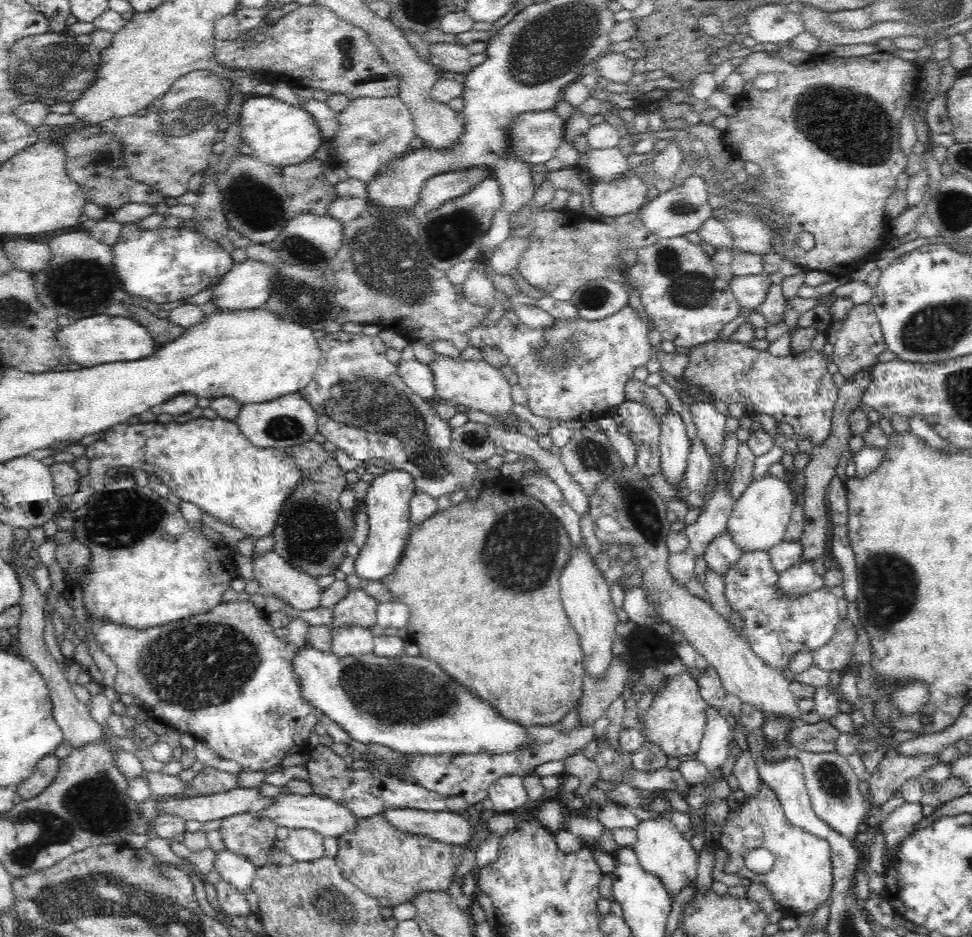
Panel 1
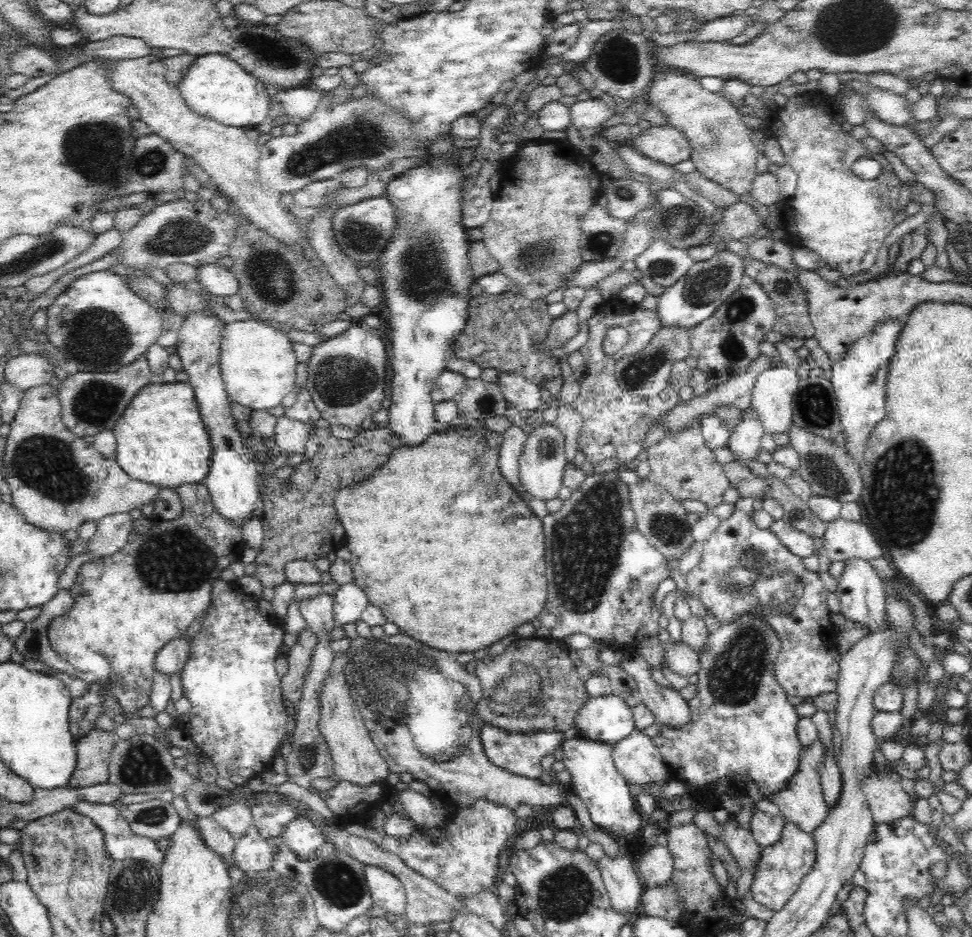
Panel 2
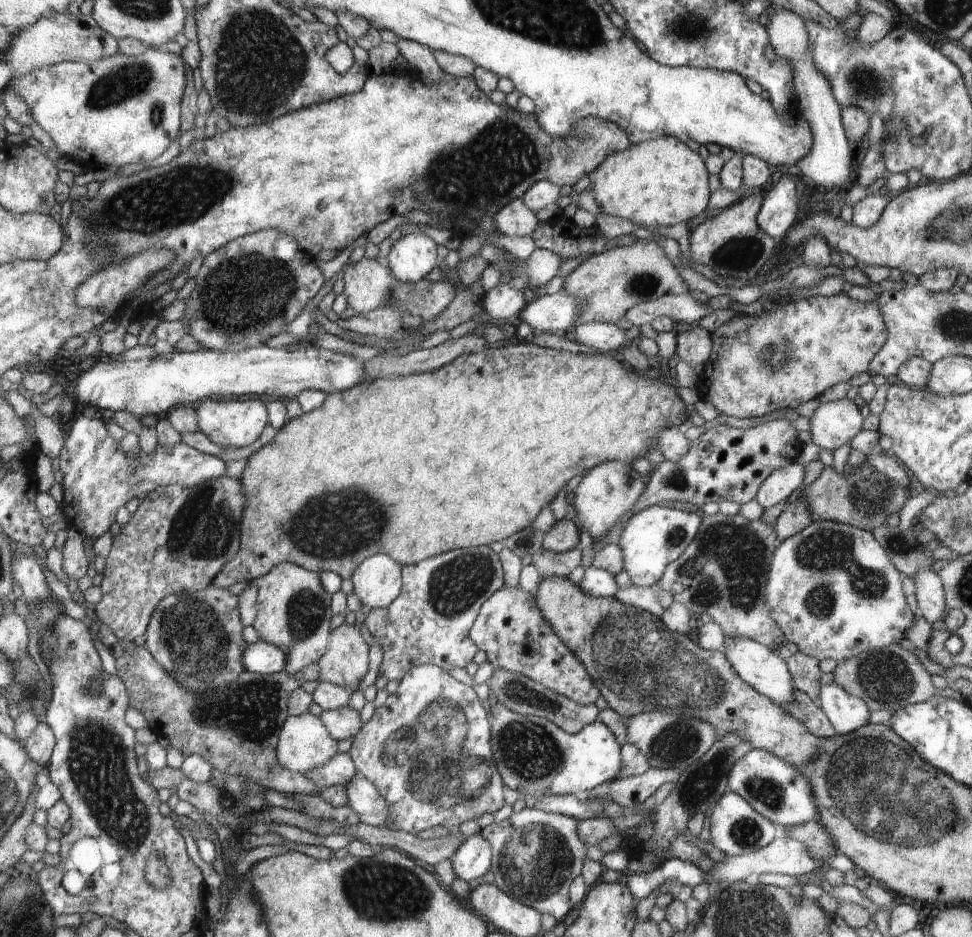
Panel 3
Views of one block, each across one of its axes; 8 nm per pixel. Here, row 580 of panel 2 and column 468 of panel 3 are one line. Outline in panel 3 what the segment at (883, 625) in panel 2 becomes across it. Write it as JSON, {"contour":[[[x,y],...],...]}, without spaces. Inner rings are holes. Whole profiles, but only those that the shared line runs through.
{"contour":[[[480,834],[472,835],[449,858],[457,878],[470,882],[484,876],[493,864],[493,849]]]}

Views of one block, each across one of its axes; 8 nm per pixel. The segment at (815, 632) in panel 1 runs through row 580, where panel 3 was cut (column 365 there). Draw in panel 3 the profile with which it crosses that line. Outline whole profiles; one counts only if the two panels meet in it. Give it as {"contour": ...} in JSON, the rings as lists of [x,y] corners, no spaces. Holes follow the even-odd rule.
{"contour":[[[421,664],[413,666],[408,674],[402,677],[396,692],[389,694],[384,704],[375,708],[370,720],[361,726],[357,734],[353,736],[353,743],[348,753],[354,761],[357,772],[361,772],[370,782],[374,783],[375,787],[381,792],[382,798],[386,801],[389,808],[389,818],[391,819],[388,829],[406,831],[407,833],[417,835],[422,830],[428,830],[438,825],[448,829],[459,828],[460,824],[470,822],[470,820],[477,820],[486,812],[494,814],[496,810],[500,810],[506,804],[504,796],[502,796],[504,786],[502,786],[501,773],[494,764],[491,748],[491,720],[488,720],[488,712],[480,704],[474,689],[454,679],[442,667]]]}

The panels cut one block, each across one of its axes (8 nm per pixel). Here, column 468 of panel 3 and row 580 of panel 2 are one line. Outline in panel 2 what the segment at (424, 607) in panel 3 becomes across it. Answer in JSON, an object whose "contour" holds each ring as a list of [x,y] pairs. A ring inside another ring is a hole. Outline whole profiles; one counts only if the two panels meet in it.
{"contour":[[[614,471],[587,476],[574,494],[564,501],[558,512],[543,518],[545,534],[545,575],[548,596],[544,611],[556,616],[556,625],[551,628],[551,640],[559,640],[569,634],[588,634],[600,638],[612,649],[636,650],[648,636],[658,634],[658,618],[662,613],[660,604],[650,606],[650,594],[670,574],[666,558],[638,530],[635,512],[631,505],[630,490]]]}

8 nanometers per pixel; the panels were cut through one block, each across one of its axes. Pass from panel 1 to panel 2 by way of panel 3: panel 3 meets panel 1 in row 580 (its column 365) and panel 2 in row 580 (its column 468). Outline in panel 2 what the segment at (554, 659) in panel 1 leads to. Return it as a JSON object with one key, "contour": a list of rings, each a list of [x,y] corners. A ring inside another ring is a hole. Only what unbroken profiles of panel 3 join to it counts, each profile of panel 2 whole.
{"contour":[[[485,425],[469,428],[450,427],[444,432],[430,435],[418,447],[399,446],[388,462],[378,468],[369,479],[354,483],[352,487],[342,488],[334,501],[335,509],[345,528],[345,545],[351,550],[349,563],[353,572],[353,583],[366,593],[369,604],[381,609],[387,622],[394,622],[398,626],[400,633],[406,633],[439,651],[456,654],[474,653],[509,634],[514,634],[520,624],[532,622],[545,609],[548,591],[543,519],[536,517],[501,472],[499,460],[502,441],[502,434],[495,431],[491,433]]]}

